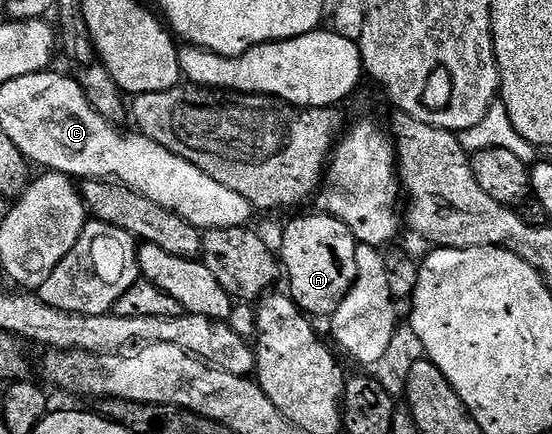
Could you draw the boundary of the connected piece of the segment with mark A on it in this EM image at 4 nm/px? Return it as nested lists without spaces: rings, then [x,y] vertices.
[[[320,211],[312,212],[306,217],[295,218],[282,231],[279,260],[287,281],[289,277],[288,296],[292,297],[302,313],[314,318],[328,318],[339,307],[357,278],[355,251],[359,243],[338,217]]]

